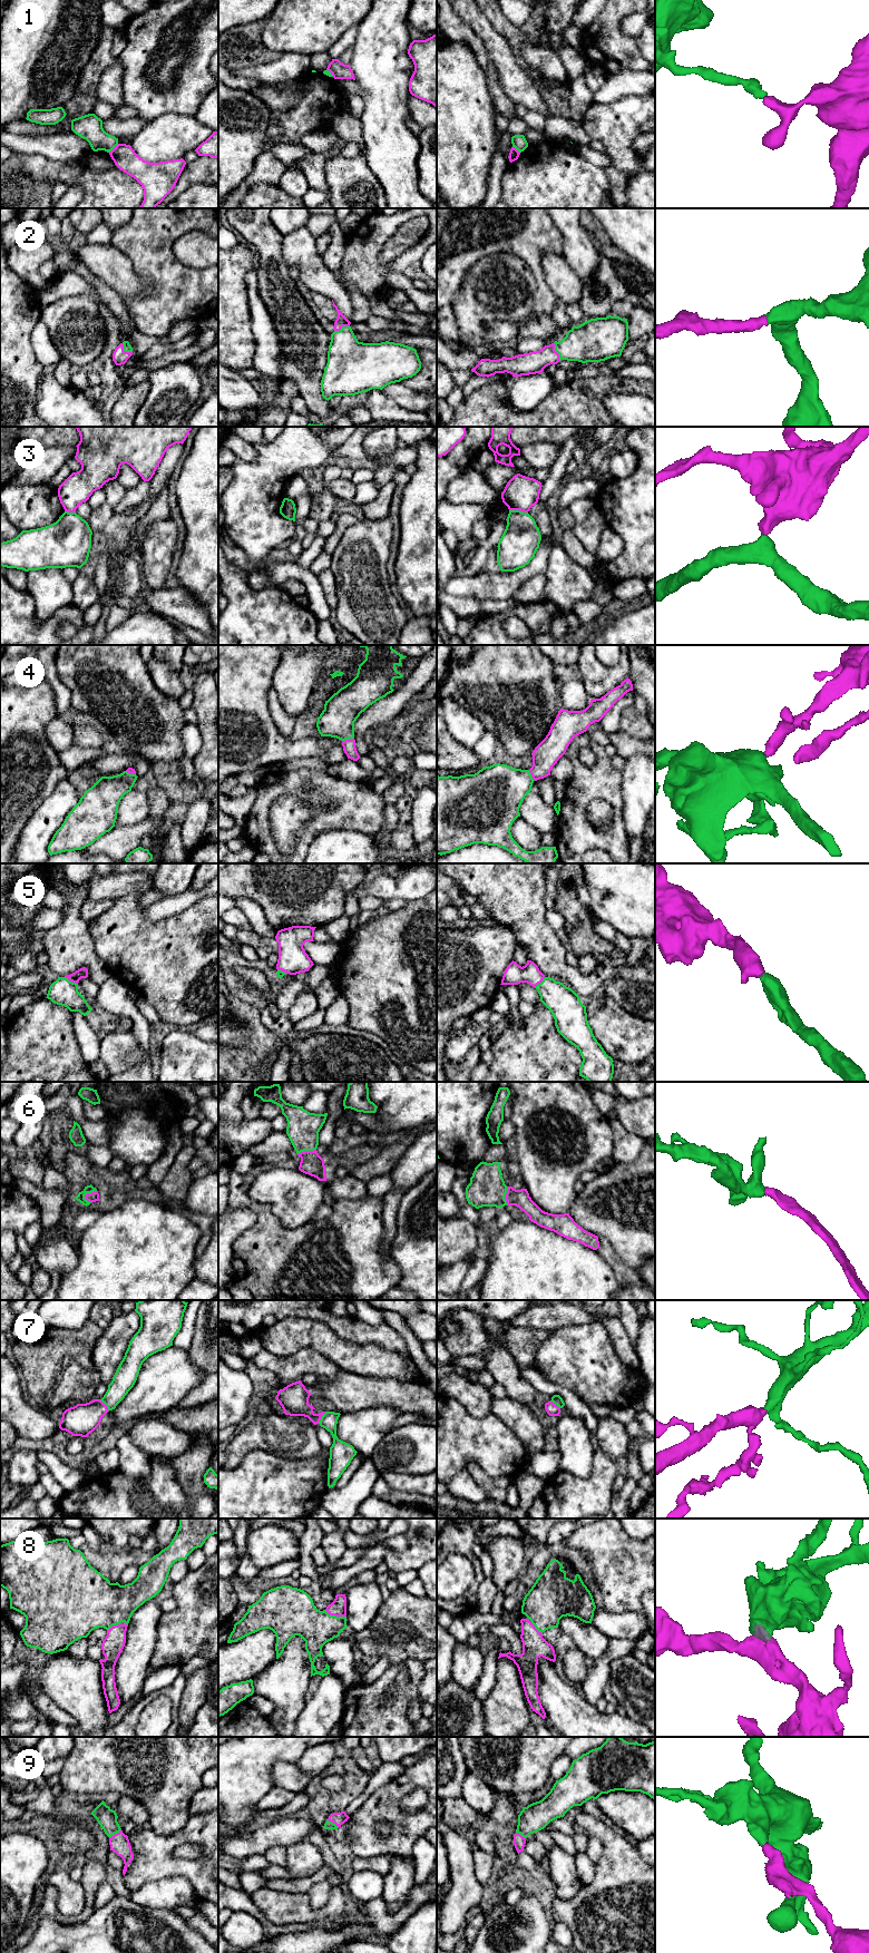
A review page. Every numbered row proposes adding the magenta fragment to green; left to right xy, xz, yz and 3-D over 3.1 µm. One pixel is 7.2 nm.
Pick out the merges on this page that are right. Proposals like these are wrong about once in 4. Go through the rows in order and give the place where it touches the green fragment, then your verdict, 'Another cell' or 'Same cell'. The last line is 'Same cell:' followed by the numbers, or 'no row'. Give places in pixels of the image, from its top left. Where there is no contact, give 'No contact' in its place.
1: Touches green at xy (113, 148). Another cell
2: Touches green at yz (556, 351). Same cell
3: Touches green at yz (518, 510). Another cell
4: Touches green at xz (348, 739). Same cell
5: Touches green at xy (71, 982). Same cell
6: Touches green at xy (89, 1192). Same cell
7: Touches green at xz (321, 1417). Same cell
8: Touches green at xz (334, 1615). Same cell
9: Touches green at xy (115, 1833). Same cell
Same cell: 2, 4, 5, 6, 7, 8, 9

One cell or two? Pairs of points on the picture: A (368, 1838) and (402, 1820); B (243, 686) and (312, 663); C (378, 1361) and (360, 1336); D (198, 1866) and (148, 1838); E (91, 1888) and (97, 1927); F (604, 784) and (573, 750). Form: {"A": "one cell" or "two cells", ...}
{"A": "one cell", "B": "two cells", "C": "two cells", "D": "one cell", "E": "two cells", "F": "one cell"}

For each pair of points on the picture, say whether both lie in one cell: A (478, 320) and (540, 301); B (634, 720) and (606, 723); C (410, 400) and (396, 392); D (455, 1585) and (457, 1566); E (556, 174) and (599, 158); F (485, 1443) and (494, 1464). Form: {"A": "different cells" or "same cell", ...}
{"A": "different cells", "B": "different cells", "C": "same cell", "D": "same cell", "E": "different cells", "F": "same cell"}

